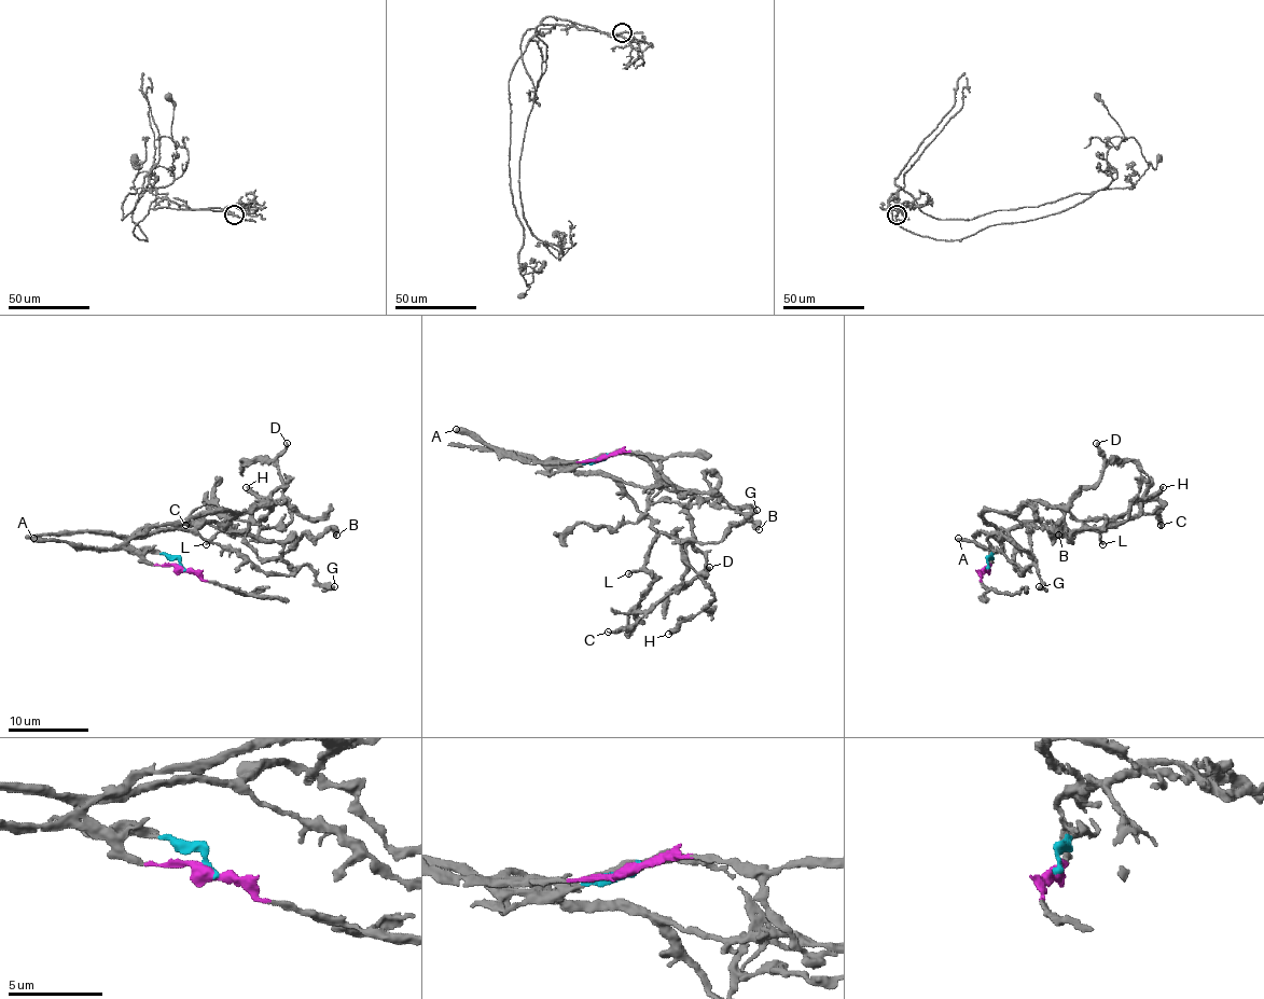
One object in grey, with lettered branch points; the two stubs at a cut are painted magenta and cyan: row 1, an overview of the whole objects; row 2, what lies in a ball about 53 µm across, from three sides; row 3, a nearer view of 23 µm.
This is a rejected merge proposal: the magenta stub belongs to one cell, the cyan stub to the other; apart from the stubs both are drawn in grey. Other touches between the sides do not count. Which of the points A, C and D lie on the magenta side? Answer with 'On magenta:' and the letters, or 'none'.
On magenta: A, C, D

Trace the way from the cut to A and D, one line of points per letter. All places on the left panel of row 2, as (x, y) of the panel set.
A: (183, 568), (150, 566), (134, 552), (122, 547), (78, 547), (64, 541), (37, 541), (32, 538)
D: (183, 568), (152, 566), (130, 541), (189, 519), (269, 505), (282, 487), (278, 455), (286, 442)

